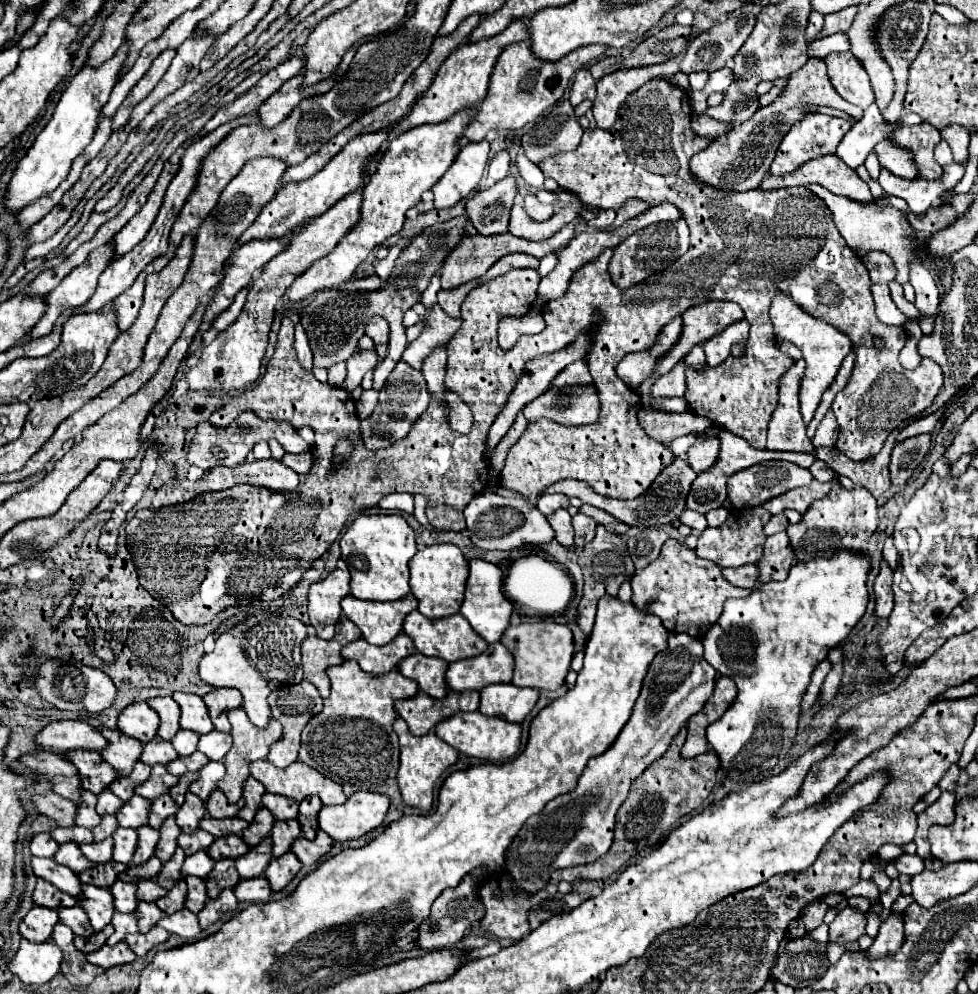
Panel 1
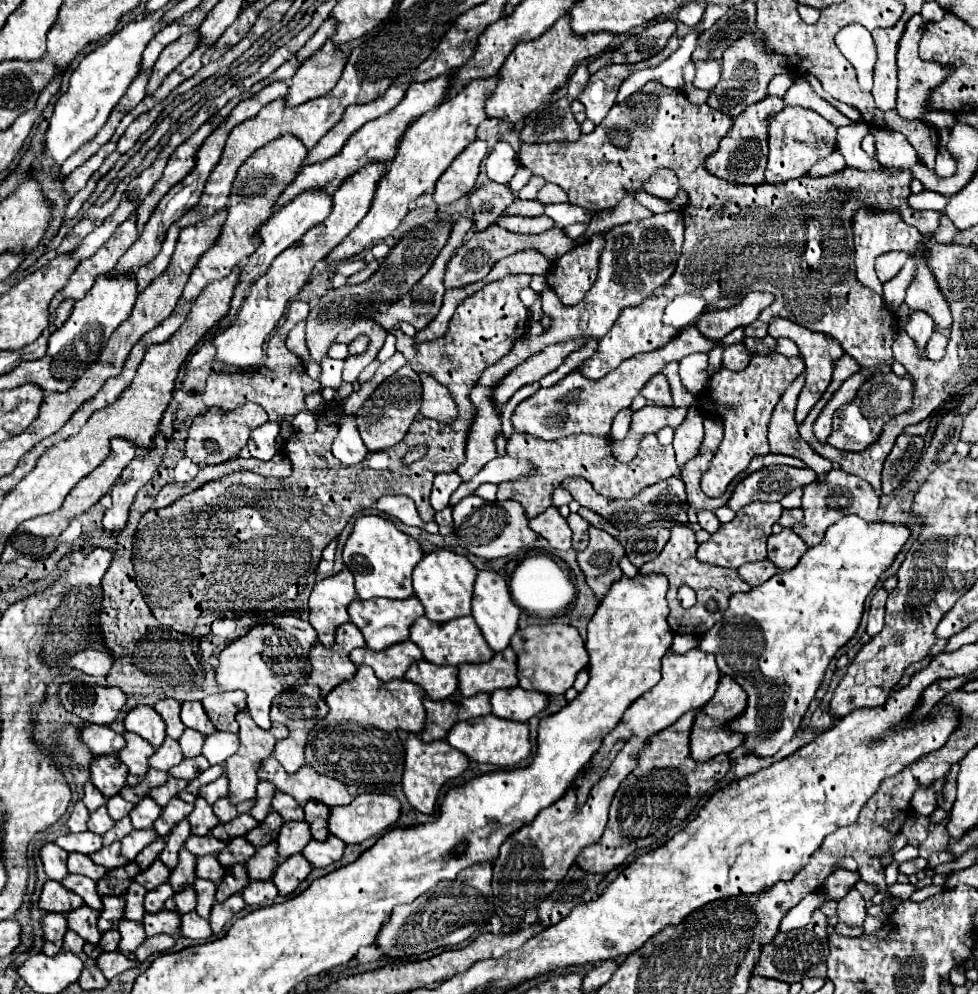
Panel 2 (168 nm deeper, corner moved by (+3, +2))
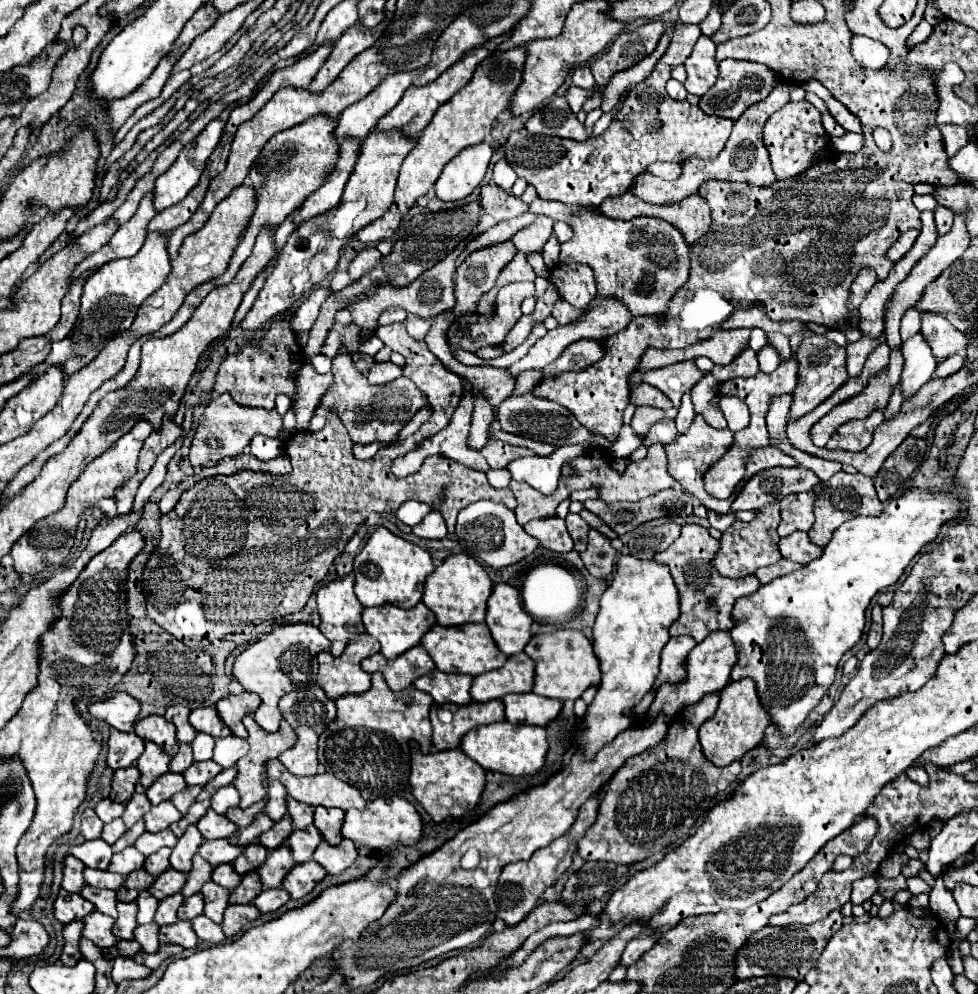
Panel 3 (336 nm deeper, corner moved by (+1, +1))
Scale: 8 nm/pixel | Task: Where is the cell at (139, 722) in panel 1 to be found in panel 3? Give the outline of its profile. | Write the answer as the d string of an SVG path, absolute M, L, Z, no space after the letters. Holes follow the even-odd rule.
M152 714L152 716L146 716L142 720L136 722L134 726L134 732L144 738L144 740L150 740L154 744L158 744L166 754L174 756L174 748L178 752L178 740L174 738L174 726L164 720L164 716L158 716L158 714Z

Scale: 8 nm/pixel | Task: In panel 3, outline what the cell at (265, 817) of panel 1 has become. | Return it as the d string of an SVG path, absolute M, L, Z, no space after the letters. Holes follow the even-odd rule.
M284 814L280 822L276 822L268 832L264 832L264 834L258 838L258 842L260 842L264 848L272 850L272 848L278 848L278 846L286 840L286 836L288 836L290 832L292 832L292 820L290 820L288 814Z

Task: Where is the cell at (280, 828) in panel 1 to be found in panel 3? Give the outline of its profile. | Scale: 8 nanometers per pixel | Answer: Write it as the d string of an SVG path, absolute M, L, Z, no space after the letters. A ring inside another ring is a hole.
M310 826L310 828L304 828L304 830L294 830L288 836L290 852L292 852L292 856L298 864L308 862L320 842L322 842L322 834L318 832L316 826Z

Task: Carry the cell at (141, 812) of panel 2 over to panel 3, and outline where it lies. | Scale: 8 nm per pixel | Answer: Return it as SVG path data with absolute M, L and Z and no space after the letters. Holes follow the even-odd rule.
M162 802L158 806L152 806L148 810L148 814L144 814L144 822L146 822L146 830L148 832L166 830L178 818L182 818L182 814L174 808L172 802Z

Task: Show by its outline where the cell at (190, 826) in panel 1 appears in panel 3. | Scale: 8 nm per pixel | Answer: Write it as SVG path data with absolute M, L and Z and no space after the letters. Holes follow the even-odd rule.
M212 808L198 820L198 830L204 836L204 840L216 840L216 838L228 838L236 832L236 824L230 822L226 816L216 814Z

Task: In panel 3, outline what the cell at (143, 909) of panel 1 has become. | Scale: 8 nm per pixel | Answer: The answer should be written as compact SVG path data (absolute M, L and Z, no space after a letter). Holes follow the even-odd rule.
M180 920L176 924L162 926L160 928L160 938L162 938L162 942L180 944L184 948L196 948L196 944L198 944L198 938L196 938L196 934L192 930L192 924L188 920Z

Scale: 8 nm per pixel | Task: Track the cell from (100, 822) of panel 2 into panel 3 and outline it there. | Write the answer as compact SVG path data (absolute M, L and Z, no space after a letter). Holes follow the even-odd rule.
M116 818L116 820L108 822L108 824L104 824L104 828L102 828L102 840L106 840L108 844L114 844L124 832L126 832L124 822L120 818Z

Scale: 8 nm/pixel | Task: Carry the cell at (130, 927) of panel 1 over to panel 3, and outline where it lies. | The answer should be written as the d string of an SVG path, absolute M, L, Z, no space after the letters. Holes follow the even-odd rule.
M150 922L150 924L144 924L144 926L136 926L134 930L134 940L142 946L142 952L156 952L160 942L158 942L158 924Z

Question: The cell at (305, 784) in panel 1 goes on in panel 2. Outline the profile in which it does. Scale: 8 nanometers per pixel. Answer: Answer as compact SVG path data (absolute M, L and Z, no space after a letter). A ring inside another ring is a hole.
M268 757L262 763L258 777L274 783L278 791L288 793L300 805L306 805L306 801L314 799L314 801L322 801L324 805L332 808L348 805L354 799L348 793L344 783L332 779L328 775L320 775L318 771L314 771L314 767L304 765L296 773L286 773L284 767L274 757Z

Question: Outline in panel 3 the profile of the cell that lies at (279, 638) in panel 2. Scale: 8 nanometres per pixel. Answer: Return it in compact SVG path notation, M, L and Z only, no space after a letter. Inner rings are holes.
M280 624L272 632L264 634L258 642L252 642L242 650L232 668L232 676L242 684L246 692L254 692L262 698L258 710L254 712L254 720L266 730L276 732L280 724L278 700L298 688L306 688L316 682L318 660L316 654L320 650L328 650L330 640L314 626L314 624Z

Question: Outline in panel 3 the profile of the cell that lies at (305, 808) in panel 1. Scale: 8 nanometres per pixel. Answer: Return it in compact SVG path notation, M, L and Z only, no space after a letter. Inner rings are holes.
M318 806L314 810L314 826L320 830L320 834L324 836L324 840L328 844L340 844L342 822L344 822L344 812L338 810L338 808Z

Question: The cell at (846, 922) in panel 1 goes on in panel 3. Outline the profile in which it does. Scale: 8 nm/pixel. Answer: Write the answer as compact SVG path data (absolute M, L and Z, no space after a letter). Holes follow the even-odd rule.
M872 876L856 880L852 884L852 898L850 898L852 906L862 906L866 900L870 900L872 894L876 894L876 890L878 890L878 884Z

